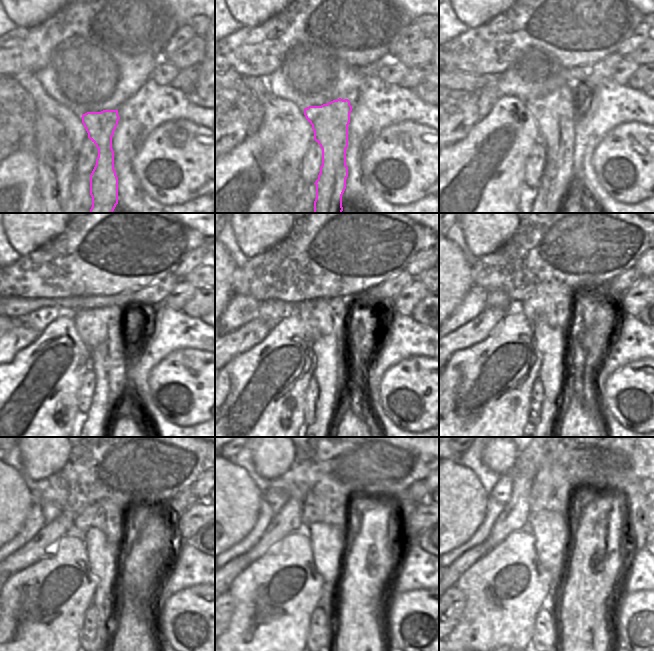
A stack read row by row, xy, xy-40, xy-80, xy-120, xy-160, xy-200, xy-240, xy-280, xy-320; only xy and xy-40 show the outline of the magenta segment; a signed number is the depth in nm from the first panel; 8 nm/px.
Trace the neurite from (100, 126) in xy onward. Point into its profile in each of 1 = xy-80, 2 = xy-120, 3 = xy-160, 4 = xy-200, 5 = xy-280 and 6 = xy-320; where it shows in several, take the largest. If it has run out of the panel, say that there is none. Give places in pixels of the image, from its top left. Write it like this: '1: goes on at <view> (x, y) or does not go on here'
1: goes on at xy-80 (554, 113)
2: goes on at xy-120 (110, 324)
3: goes on at xy-160 (324, 316)
4: goes on at xy-200 (555, 308)
5: goes on at xy-280 (324, 509)
6: goes on at xy-320 (540, 501)

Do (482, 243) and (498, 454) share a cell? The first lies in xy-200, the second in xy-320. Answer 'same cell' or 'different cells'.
same cell

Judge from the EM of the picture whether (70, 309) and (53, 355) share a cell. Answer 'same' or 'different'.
different

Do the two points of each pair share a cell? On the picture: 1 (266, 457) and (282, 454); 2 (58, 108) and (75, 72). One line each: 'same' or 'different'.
1: same
2: different

